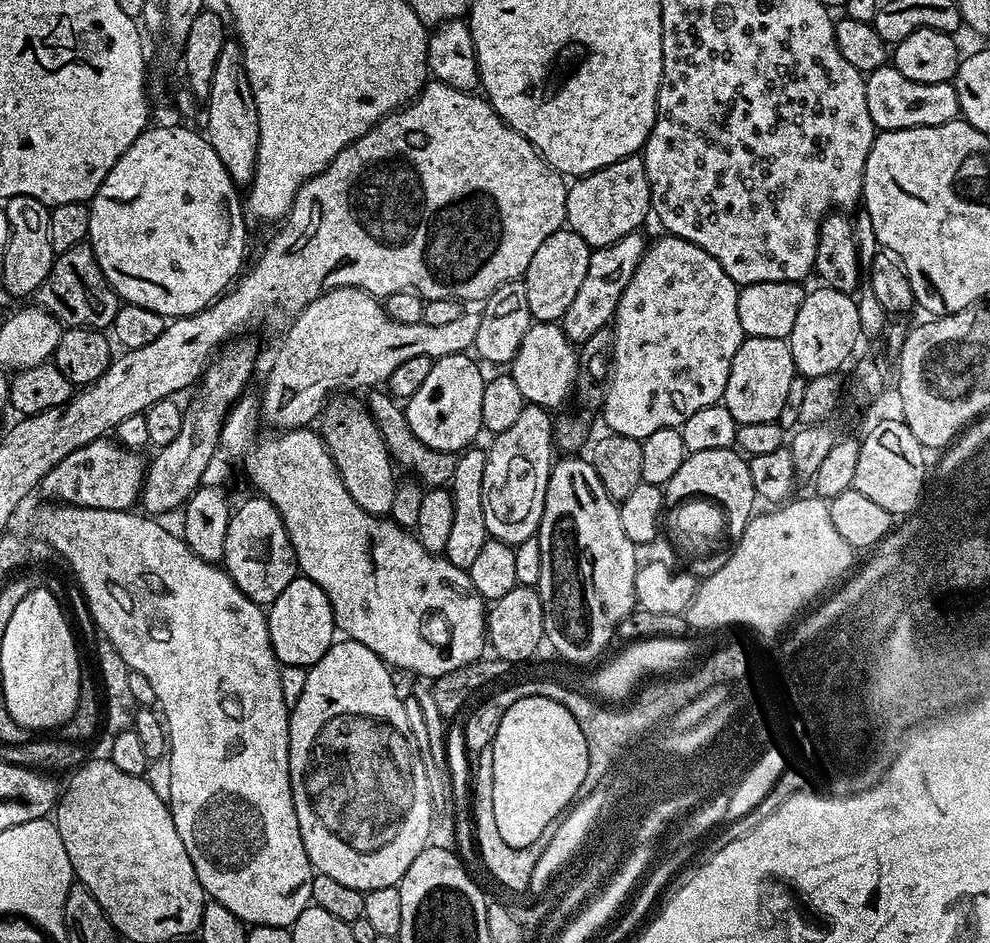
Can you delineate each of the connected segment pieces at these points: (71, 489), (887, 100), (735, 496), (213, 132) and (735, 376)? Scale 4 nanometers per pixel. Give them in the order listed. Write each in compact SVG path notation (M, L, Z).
M101 438L74 450L74 454L66 454L66 458L62 458L54 470L44 475L39 491L45 492L52 499L49 501L64 506L123 512L139 501L146 471L144 458L141 453L122 448L111 439Z
M885 66L867 73L866 106L870 106L870 118L877 129L921 128L922 126L938 126L960 116L960 103L955 83L927 84L926 82L910 82L906 74L897 68Z
M735 447L689 452L682 466L678 466L674 478L670 478L670 482L663 485L663 489L664 503L668 506L687 498L688 492L708 492L708 496L720 496L720 500L724 500L724 504L732 508L732 532L736 532L740 540L744 537L748 521L754 515L752 507L758 504L754 482L750 482L748 460Z
M225 39L222 50L218 54L218 66L214 66L214 82L210 82L210 94L206 101L208 121L203 131L210 146L214 146L214 154L222 158L222 166L230 174L237 186L251 185L258 158L258 106L254 94L250 90L248 75L244 69L244 51L240 48L239 39Z
M749 335L742 346L738 346L738 354L734 354L722 402L730 414L734 414L737 425L777 421L786 403L786 394L790 394L790 382L797 374L787 339Z

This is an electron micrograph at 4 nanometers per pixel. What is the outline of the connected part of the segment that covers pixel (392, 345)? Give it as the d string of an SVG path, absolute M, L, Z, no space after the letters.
M335 288L323 292L298 313L283 333L284 341L272 360L272 369L269 370L268 381L264 384L264 398L262 396L258 402L263 423L276 430L311 425L321 415L329 397L339 393L336 392L339 388L372 390L387 382L390 374L394 374L394 370L398 370L398 366L402 366L402 362L409 358L439 358L459 352L467 353L476 343L479 325L480 312L476 310L461 310L458 318L453 318L446 326L430 326L423 322L394 322L394 318L386 314L383 303L360 288Z

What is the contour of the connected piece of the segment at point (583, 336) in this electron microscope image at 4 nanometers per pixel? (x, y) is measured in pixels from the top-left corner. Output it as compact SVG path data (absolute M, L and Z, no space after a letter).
M634 231L618 238L618 242L610 246L592 249L586 278L578 289L574 302L570 302L570 310L566 310L562 321L566 338L571 340L573 345L585 344L587 339L593 337L598 330L609 327L613 323L616 307L622 298L622 290L626 290L630 278L634 278L634 270L638 270L638 264L644 257L646 240L640 235L639 231Z

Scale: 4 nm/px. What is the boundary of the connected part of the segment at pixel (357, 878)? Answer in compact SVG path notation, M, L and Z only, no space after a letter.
M340 638L333 642L322 654L322 658L308 668L306 686L302 686L302 698L291 705L288 713L288 745L290 746L290 786L294 794L294 810L298 814L298 830L302 830L302 846L310 858L313 869L326 878L335 878L354 890L365 893L378 890L382 886L397 886L400 879L410 870L410 862L418 858L429 847L428 835L432 832L432 788L428 785L428 774L424 771L422 749L412 733L410 722L406 718L404 700L396 697L396 684L389 665L374 654L367 644L351 638Z

